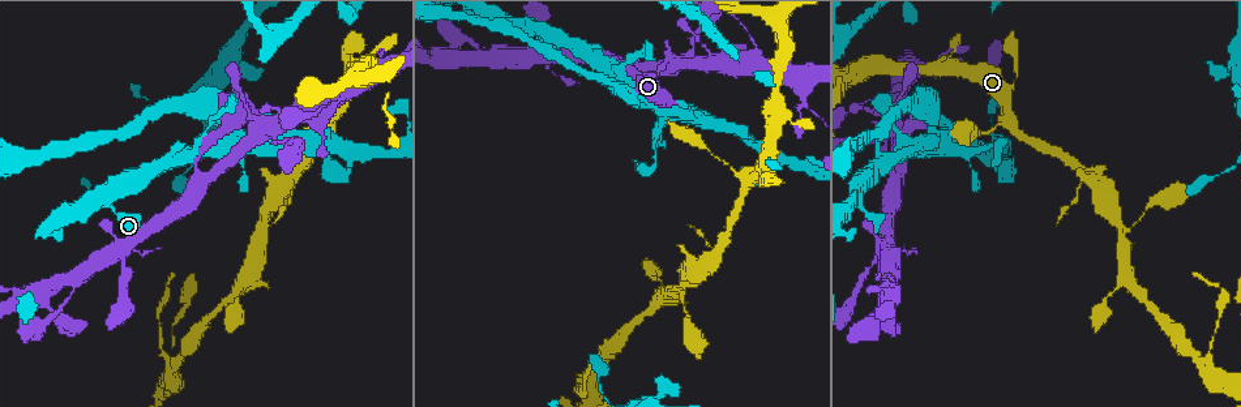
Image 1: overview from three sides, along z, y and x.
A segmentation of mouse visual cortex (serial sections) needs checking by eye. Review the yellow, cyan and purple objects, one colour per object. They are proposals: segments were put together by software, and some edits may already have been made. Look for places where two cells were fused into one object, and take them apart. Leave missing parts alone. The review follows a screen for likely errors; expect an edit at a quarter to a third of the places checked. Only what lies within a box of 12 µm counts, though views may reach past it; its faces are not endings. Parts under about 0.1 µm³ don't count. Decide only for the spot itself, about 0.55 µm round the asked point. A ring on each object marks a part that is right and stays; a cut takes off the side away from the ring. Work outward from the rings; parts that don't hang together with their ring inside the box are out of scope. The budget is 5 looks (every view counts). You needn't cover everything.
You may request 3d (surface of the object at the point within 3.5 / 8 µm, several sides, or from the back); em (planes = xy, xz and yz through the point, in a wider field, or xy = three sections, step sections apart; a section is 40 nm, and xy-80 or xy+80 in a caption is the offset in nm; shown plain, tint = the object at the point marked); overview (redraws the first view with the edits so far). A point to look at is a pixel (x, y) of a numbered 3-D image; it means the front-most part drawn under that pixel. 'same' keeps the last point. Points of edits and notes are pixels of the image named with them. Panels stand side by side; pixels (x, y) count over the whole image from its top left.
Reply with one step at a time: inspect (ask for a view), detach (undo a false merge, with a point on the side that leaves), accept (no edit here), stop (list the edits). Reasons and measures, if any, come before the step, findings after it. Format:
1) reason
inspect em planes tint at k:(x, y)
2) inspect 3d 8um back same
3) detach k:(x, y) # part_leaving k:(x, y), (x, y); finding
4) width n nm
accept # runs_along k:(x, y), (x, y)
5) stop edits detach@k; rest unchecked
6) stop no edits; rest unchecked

thick turns thin
inspect 3d 3.5um at 1:(202, 176)

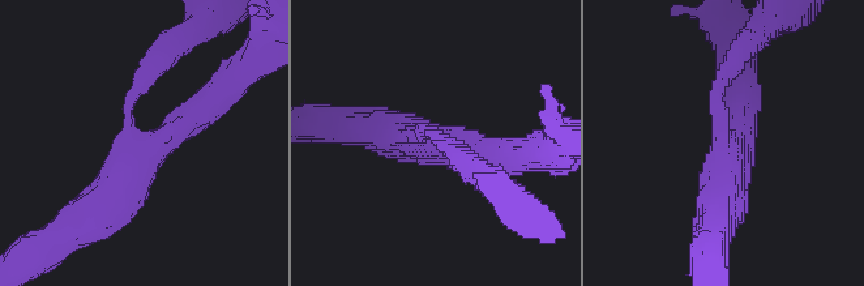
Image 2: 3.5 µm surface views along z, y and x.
need the tissue
inspect em xy step 2 tint at 2:(727, 145)

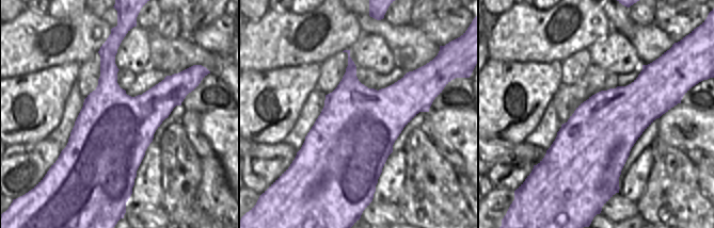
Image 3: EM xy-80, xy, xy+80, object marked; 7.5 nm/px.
arm_widths 150, 350, 500 nm
accept # runs_along 2:(727, 68), (717, 217); continuous, no second cell

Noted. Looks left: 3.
inspect 3d 8um at 1:(123, 256)

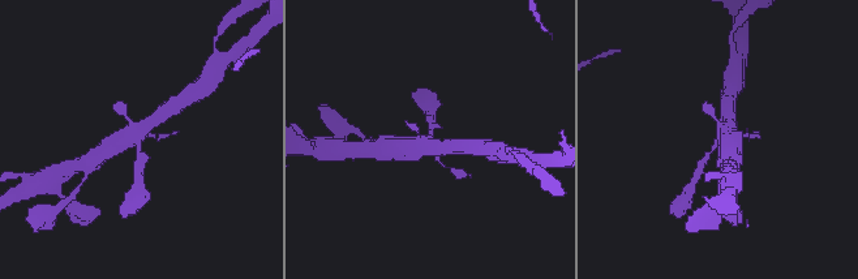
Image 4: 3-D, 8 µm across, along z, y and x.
closer look
inspect 3d 3.5um at 4:(137, 137)

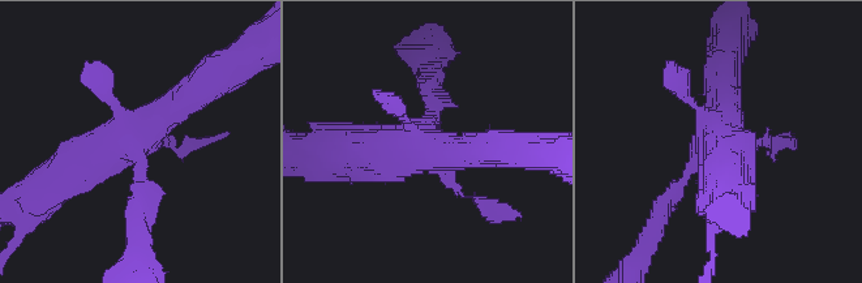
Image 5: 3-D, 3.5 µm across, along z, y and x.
need the tissue
inspect em planes tint at 5:(425, 128)

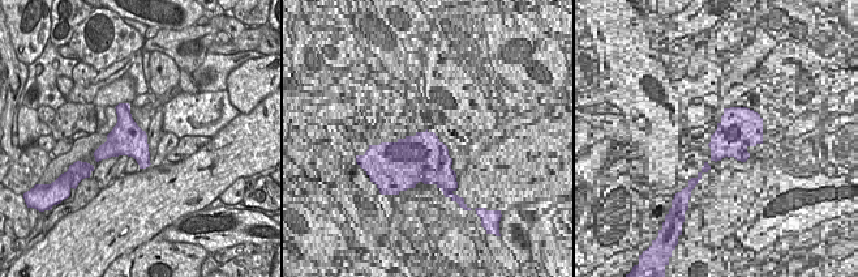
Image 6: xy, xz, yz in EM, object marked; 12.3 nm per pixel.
accept # runs_along 5:(194, 93), (50, 185); one cell here

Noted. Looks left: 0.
stop no edits; rest unchecked

